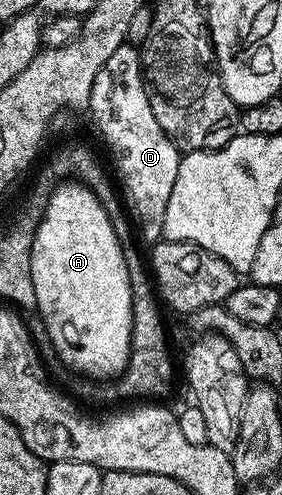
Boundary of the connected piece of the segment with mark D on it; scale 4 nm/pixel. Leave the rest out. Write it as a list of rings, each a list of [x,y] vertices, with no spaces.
[[[126,44],[115,48],[107,64],[99,68],[95,84],[91,84],[88,113],[91,118],[93,114],[98,132],[105,137],[105,142],[113,153],[113,162],[121,173],[120,185],[124,197],[139,227],[140,241],[145,244],[158,241],[165,228],[167,200],[171,200],[171,188],[175,188],[175,176],[179,176],[183,154],[178,150],[177,143],[169,139],[163,128],[159,128],[159,120],[155,120],[155,112],[151,112],[141,69],[141,55],[136,45]]]

